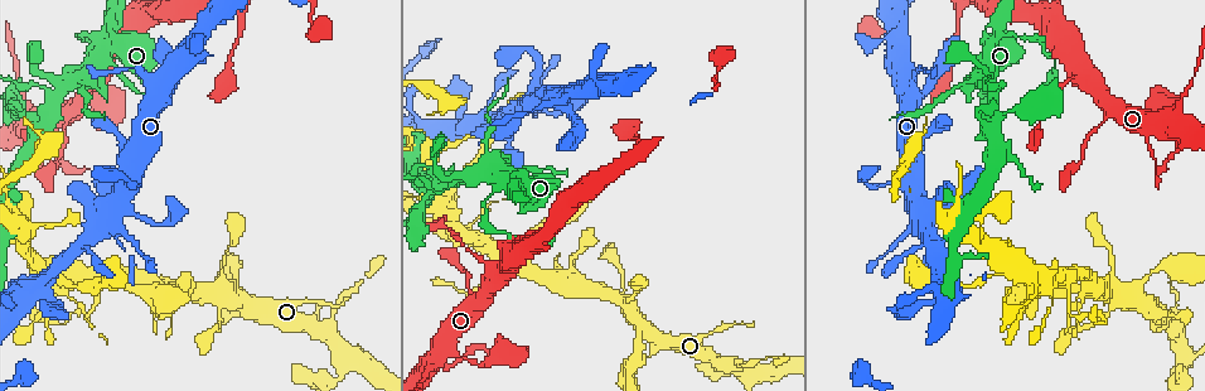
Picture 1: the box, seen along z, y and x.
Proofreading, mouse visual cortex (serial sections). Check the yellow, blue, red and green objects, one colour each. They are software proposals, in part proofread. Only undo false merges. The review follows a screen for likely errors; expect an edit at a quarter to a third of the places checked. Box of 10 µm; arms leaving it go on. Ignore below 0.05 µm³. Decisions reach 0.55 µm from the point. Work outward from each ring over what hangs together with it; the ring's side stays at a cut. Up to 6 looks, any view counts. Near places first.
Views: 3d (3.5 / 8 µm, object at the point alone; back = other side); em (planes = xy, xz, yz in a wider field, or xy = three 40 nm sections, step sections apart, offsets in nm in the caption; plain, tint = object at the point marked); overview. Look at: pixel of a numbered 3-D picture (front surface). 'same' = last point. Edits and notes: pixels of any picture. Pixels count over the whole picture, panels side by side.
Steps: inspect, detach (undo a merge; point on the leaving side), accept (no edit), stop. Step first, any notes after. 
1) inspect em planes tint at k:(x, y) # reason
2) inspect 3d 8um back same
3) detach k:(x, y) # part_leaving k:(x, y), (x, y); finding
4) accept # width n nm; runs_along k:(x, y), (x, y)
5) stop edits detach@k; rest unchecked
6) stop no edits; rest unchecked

inspect 3d 8um at 1:(1004, 85) # abrupt turn

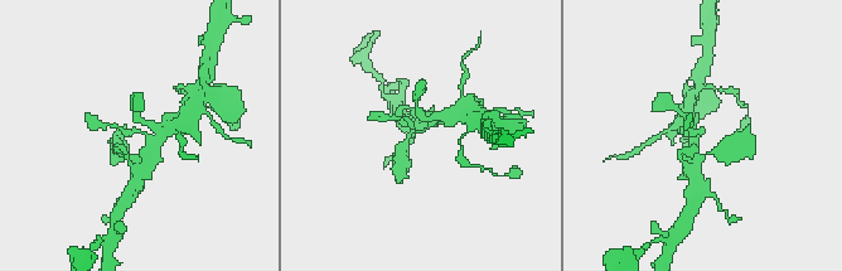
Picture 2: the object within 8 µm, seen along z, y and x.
inspect em xy step 3 tint same # now the EM

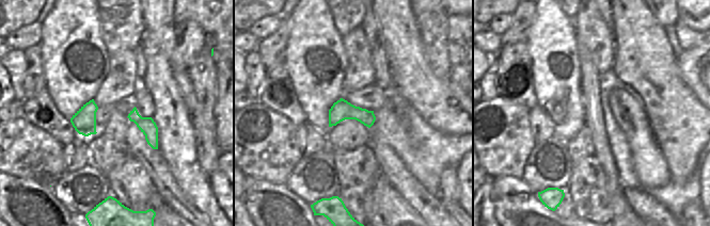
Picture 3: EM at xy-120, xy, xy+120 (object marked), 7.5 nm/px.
accept # arm_widths 150, 250 nm; runs_along 2:(446, 117), (422, 131), (392, 119); all the same cell

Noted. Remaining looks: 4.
inspect 3d 8um at 1:(490, 197) # thick turns thin

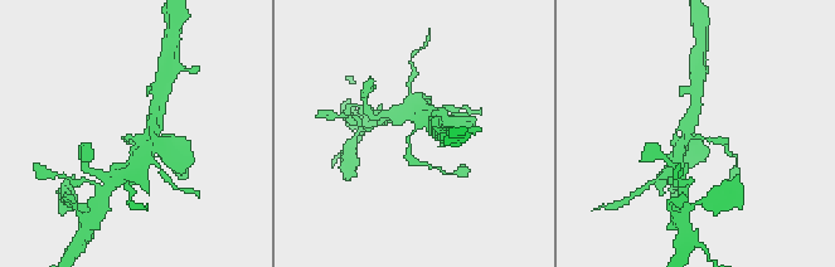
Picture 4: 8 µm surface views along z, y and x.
inspect 3d 3.5um same # zoom in

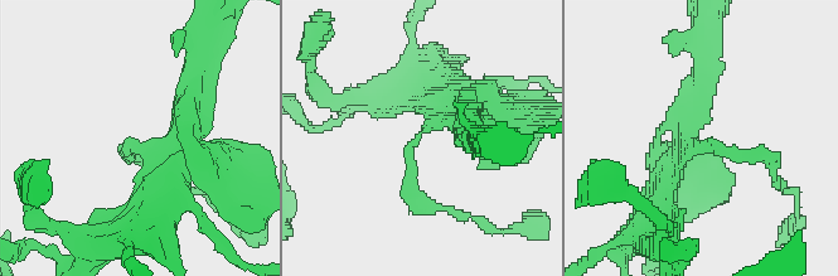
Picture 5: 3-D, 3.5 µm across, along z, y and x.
inspect em xy step 1 tint at 5:(136, 145) # now the EM

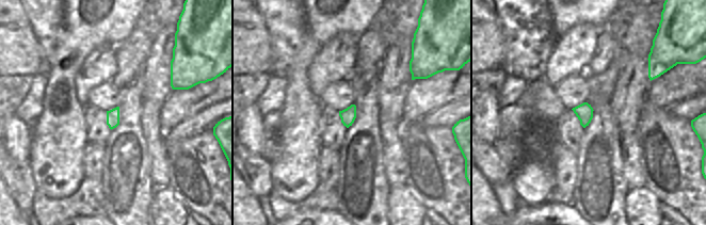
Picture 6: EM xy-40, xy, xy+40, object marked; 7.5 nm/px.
accept # arm_widths 200, 250 nm; runs_along 5:(667, 166), (686, 148), (773, 159); continuous, no second cell

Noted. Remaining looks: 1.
stop no edits; rest unchecked

